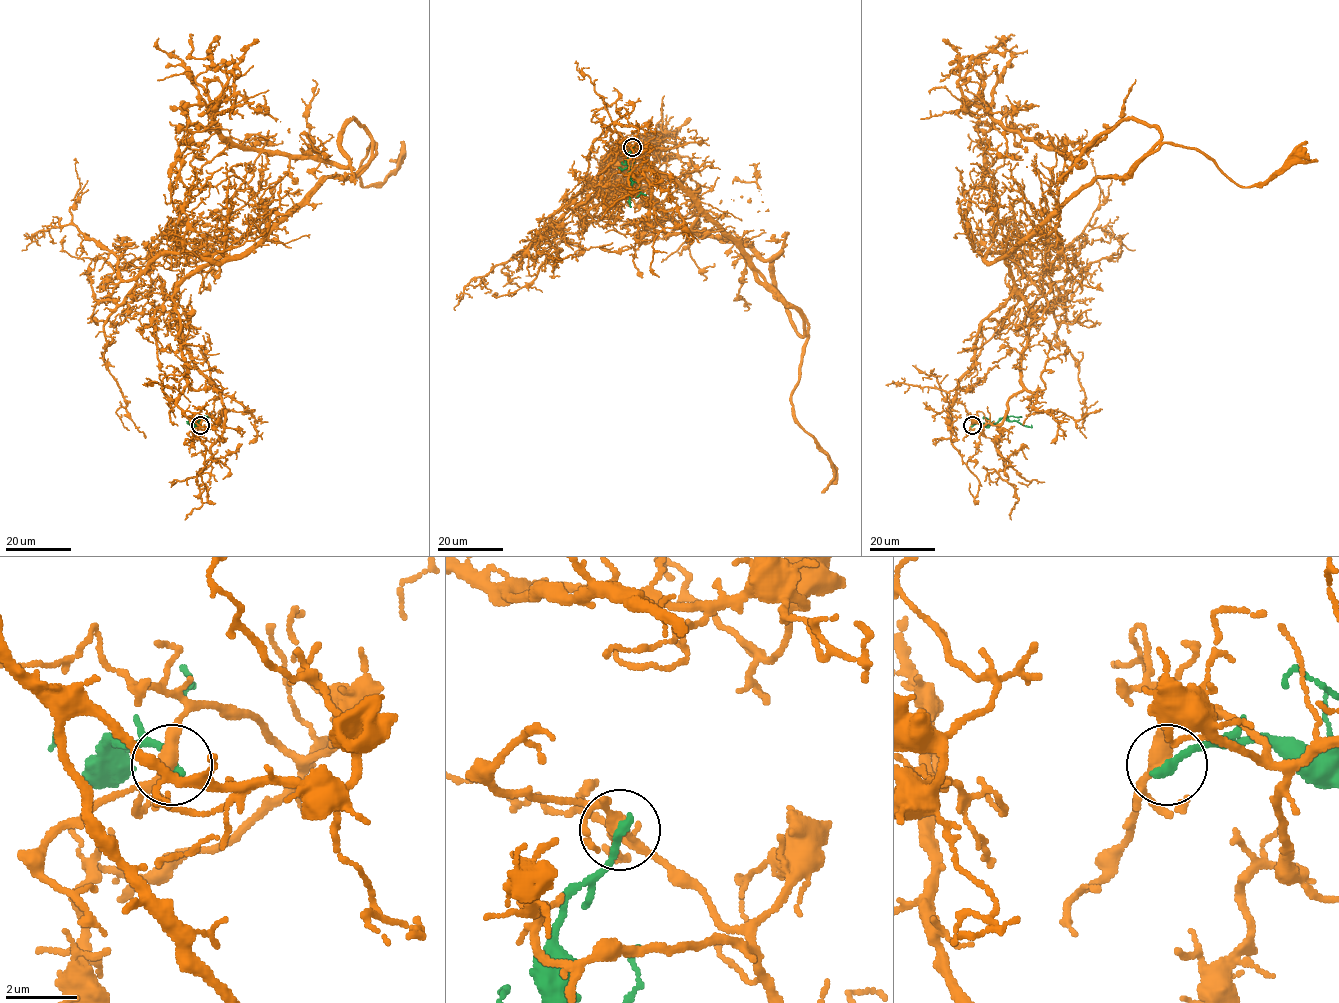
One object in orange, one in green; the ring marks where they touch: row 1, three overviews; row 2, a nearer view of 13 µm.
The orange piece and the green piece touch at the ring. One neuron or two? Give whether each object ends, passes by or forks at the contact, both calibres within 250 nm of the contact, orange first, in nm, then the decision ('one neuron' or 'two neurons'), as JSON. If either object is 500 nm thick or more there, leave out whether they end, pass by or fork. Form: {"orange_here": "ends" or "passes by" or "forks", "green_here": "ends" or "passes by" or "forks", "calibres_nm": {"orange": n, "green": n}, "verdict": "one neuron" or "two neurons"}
{"orange_here": "passes by", "green_here": "ends", "calibres_nm": {"orange": 360, "green": 280}, "verdict": "two neurons"}

